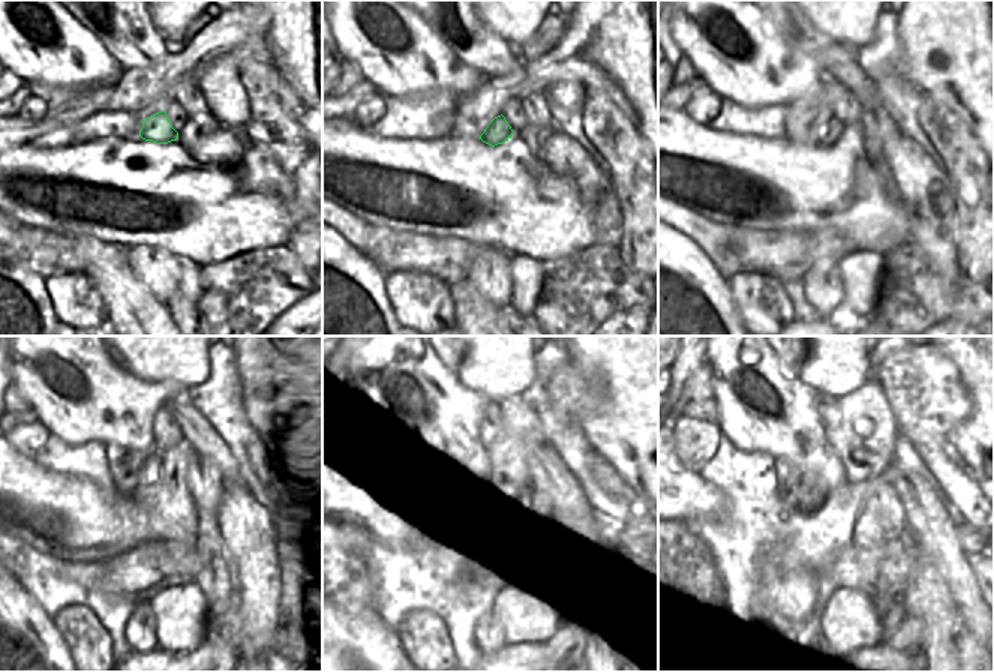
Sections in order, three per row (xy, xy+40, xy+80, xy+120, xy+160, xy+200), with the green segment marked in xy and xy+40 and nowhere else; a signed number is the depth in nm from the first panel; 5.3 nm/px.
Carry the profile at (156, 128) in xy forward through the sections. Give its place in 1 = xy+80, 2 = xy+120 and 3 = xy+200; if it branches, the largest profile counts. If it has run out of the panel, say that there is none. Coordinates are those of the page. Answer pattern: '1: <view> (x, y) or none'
1: xy+80 (831, 131)
2: xy+120 (150, 474)
3: xy+200 (813, 494)

